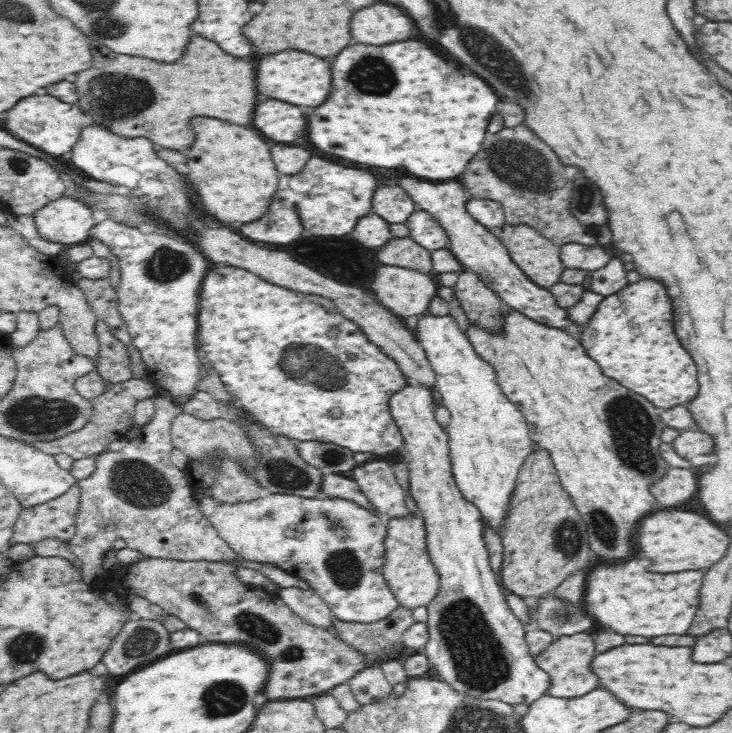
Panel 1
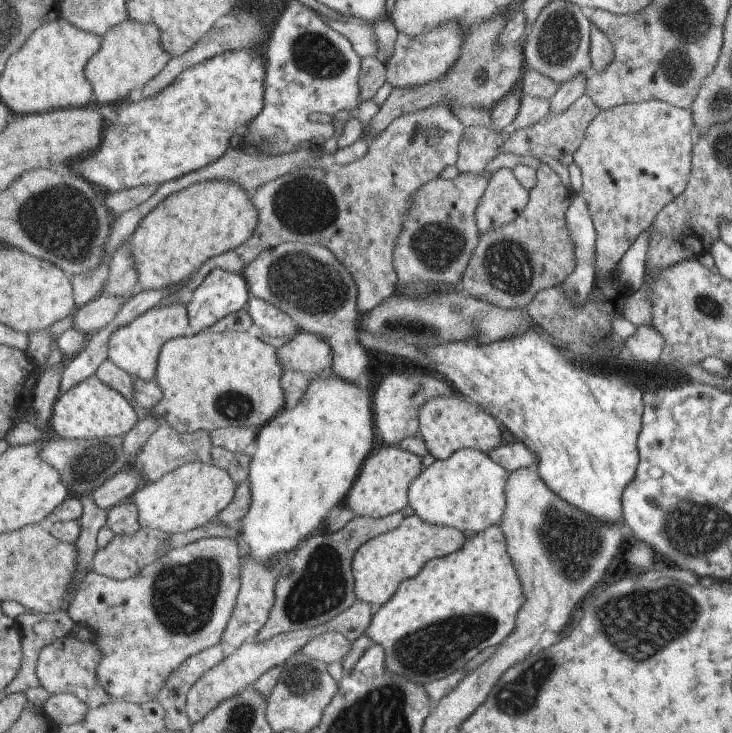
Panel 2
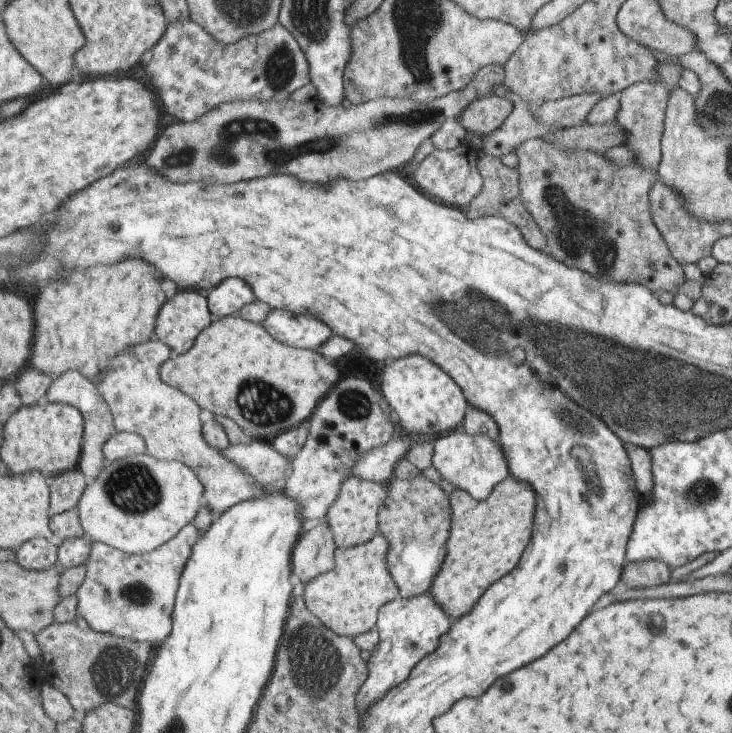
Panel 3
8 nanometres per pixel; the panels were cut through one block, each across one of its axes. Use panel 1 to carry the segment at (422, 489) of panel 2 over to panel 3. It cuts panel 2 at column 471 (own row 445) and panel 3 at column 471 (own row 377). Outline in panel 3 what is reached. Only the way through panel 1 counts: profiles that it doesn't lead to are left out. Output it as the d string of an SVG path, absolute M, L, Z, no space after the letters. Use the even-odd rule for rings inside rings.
M455 430L435 442L433 466L445 480L455 484L457 488L467 490L475 500L485 500L493 492L493 488L497 488L497 484L505 482L511 476L509 456L501 440L495 440L489 434L469 436L463 430Z

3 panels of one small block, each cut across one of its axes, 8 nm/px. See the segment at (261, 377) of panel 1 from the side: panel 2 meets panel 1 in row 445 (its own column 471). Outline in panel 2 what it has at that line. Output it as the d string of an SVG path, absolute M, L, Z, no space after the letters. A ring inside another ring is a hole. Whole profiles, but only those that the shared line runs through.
M531 324L525 332L517 332L513 338L505 338L493 342L493 344L479 344L479 338L463 340L463 342L449 342L441 346L423 346L419 352L413 350L413 354L419 358L431 360L429 372L435 372L437 376L445 378L449 386L455 392L461 392L461 396L469 396L473 404L479 404L485 408L485 412L493 412L501 424L505 424L505 430L511 432L511 436L517 442L525 442L525 446L537 454L537 472L541 480L545 480L545 486L549 492L553 492L561 502L577 508L577 512L585 514L591 520L597 520L605 526L615 526L623 522L623 492L631 484L637 472L639 464L639 452L637 452L637 436L641 432L641 418L643 418L643 402L641 394L643 390L637 384L631 384L621 374L603 372L603 370L585 370L581 362L567 360L567 354L553 346L551 340L545 336L551 336L545 332L543 326ZM561 364L577 366L579 372L585 376L581 378L555 378L555 368L561 368Z

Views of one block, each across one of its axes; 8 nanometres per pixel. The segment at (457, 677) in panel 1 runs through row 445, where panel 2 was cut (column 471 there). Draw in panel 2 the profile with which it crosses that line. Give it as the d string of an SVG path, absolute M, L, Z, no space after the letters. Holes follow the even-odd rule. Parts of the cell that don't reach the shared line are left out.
M437 396L423 404L421 436L435 460L447 460L461 450L479 450L479 452L489 454L489 450L501 446L503 442L501 426L491 414L483 412L475 404L467 404L467 400L445 398L445 396Z

